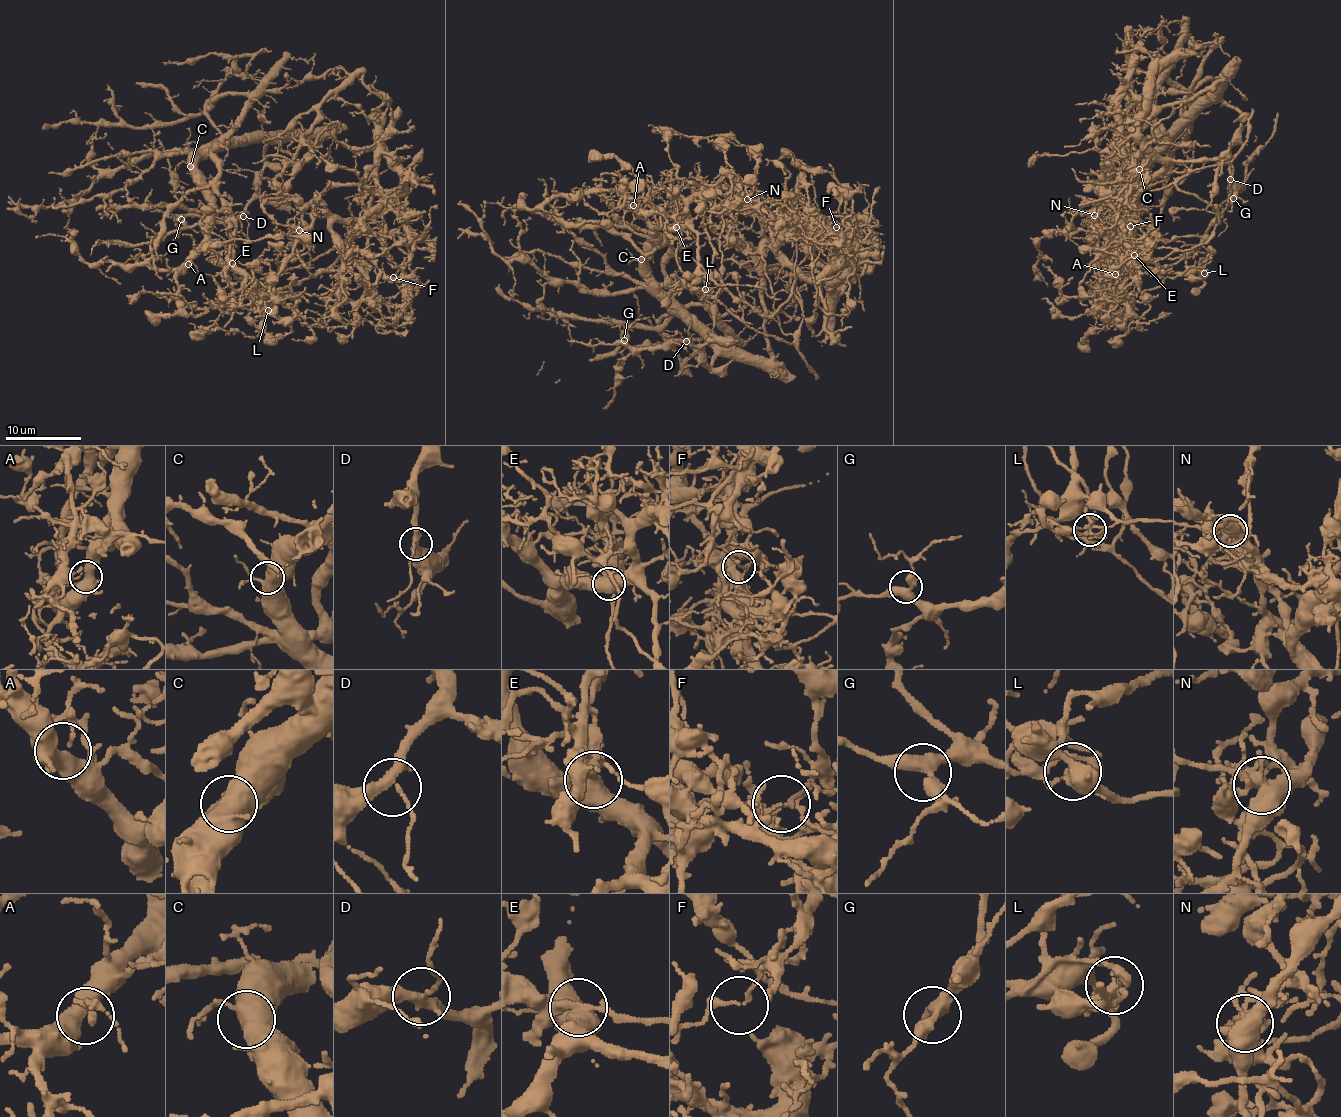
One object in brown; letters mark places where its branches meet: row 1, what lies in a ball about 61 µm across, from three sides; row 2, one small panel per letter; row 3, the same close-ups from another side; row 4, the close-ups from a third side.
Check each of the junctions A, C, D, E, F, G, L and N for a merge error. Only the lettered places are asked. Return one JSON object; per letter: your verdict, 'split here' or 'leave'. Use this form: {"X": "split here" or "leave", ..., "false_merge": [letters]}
{"A": "leave", "C": "leave", "D": "leave", "E": "split here", "F": "split here", "G": "leave", "L": "split here", "N": "split here", "false_merge": ["E", "F", "L", "N"]}

